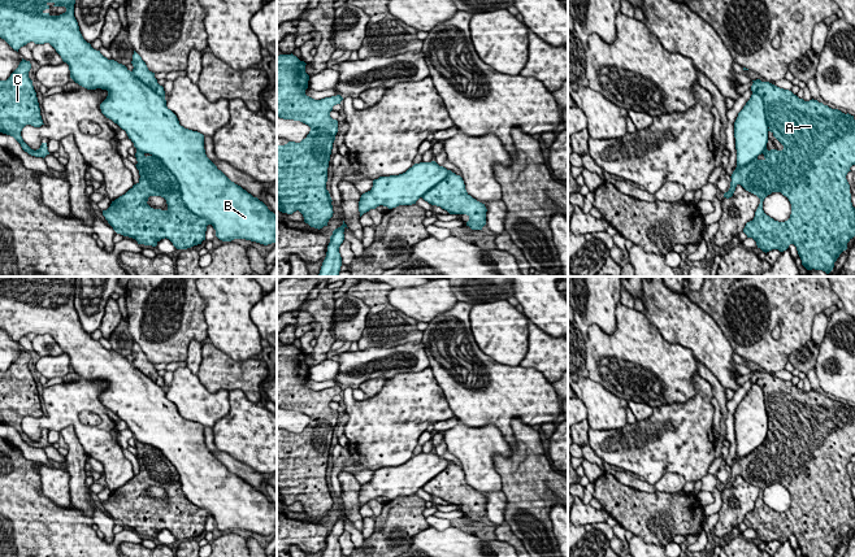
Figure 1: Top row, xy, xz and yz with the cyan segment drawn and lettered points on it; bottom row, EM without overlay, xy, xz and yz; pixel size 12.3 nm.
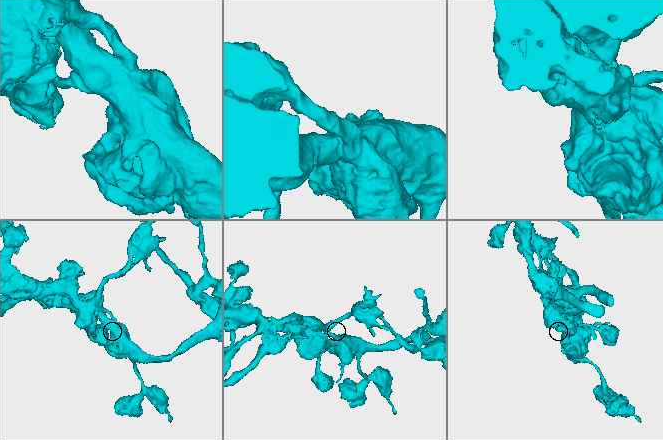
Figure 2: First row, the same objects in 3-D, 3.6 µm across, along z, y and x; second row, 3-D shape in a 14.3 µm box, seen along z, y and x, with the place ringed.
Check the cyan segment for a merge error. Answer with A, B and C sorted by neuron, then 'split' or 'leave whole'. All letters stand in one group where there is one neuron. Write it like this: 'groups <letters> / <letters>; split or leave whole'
groups A C / B; split

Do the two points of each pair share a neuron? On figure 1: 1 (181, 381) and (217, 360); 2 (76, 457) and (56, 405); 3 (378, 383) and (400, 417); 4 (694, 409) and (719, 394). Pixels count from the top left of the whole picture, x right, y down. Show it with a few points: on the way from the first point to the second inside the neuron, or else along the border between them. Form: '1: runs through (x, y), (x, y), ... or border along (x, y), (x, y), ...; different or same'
1: border along (202, 344), (202, 362), (196, 377), (215, 394); different
2: border along (63, 427), (73, 427), (83, 452); different
3: border along (386, 379), (385, 384), (368, 397); different
4: border along (698, 371), (710, 384), (714, 396); different

